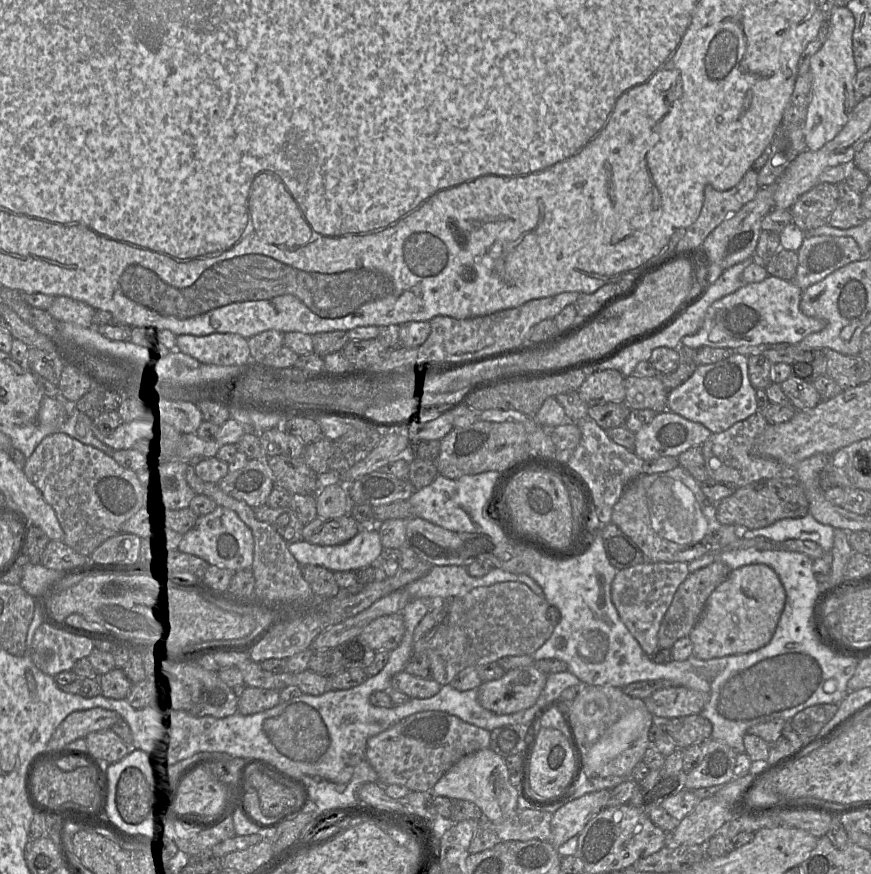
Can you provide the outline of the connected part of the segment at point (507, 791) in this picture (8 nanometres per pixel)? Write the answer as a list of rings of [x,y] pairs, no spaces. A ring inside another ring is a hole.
[[[490,747],[481,749],[459,759],[435,784],[432,794],[471,801],[482,810],[488,820],[502,823],[518,808],[520,795],[519,788],[512,785],[509,774],[502,756]]]

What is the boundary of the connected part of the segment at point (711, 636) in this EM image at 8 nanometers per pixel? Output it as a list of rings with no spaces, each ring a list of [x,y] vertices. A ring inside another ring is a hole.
[[[749,564],[731,570],[728,577],[708,597],[690,632],[693,656],[709,660],[745,654],[771,640],[786,601],[786,592],[777,573],[766,564]]]

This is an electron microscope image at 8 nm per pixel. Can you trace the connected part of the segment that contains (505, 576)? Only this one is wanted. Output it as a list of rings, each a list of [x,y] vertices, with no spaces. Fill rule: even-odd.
[[[456,565],[433,566],[426,575],[408,584],[405,588],[411,599],[431,598],[438,601],[449,601],[476,587],[507,581],[522,582],[535,594],[544,597],[542,587],[526,574],[513,574],[493,568],[483,577],[472,577],[466,567]]]

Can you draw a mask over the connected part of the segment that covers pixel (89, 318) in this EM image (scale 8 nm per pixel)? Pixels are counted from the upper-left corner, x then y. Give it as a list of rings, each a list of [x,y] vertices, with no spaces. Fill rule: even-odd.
[[[57,296],[47,311],[56,320],[71,322],[83,328],[89,328],[94,327],[95,310],[85,302],[68,296]]]

